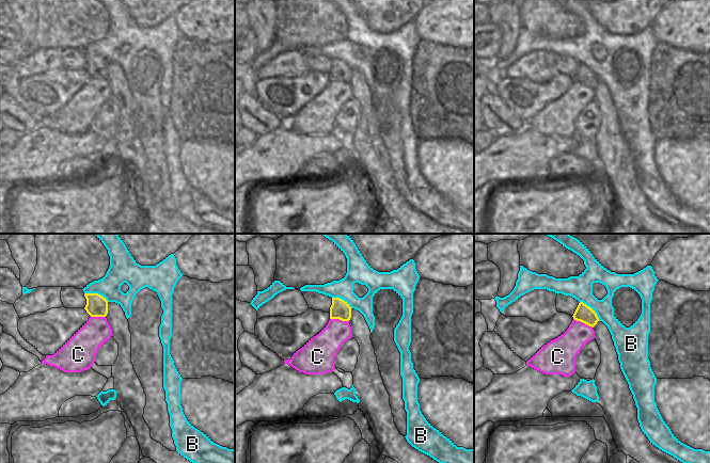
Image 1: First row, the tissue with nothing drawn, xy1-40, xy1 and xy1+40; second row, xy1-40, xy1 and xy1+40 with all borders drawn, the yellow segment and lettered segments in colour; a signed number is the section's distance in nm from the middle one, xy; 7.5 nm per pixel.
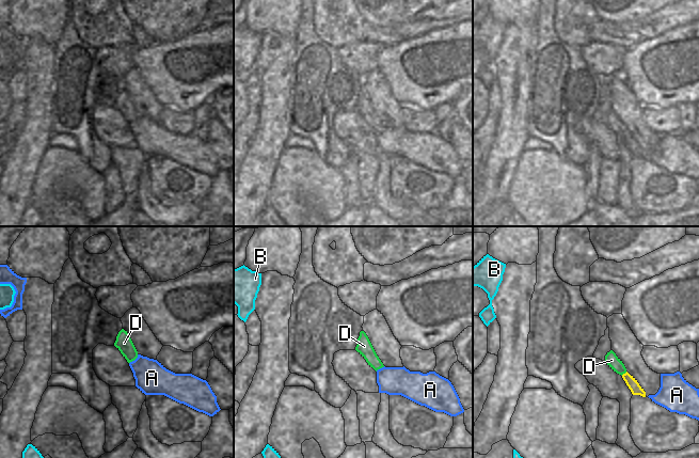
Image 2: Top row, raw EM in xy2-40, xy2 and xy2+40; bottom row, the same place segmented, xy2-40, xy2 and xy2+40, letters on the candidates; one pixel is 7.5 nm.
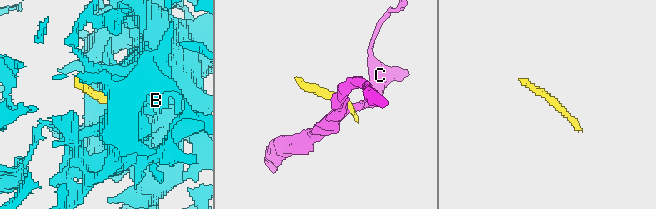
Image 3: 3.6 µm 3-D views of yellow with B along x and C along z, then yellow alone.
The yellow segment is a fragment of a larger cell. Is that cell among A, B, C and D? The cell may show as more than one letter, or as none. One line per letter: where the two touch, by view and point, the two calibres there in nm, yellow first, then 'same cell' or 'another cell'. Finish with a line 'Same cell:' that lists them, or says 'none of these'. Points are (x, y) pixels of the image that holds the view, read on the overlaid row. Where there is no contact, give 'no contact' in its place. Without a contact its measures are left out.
A: no contact | another cell
B: xy1+40 (592, 309) | 130/180 nm | another cell
C: xy1 (340, 319) | 140/220 nm | another cell
D: xy2+40 (623, 374) | 80/90 nm | same cell
Same cell: D

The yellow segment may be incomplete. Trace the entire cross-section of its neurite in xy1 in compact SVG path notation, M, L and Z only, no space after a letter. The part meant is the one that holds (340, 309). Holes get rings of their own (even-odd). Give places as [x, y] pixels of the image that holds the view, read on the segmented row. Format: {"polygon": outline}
{"polygon": "M332 298L332 305L330 307L330 319L349 321L350 318L351 307L349 306L349 304L340 298Z"}

